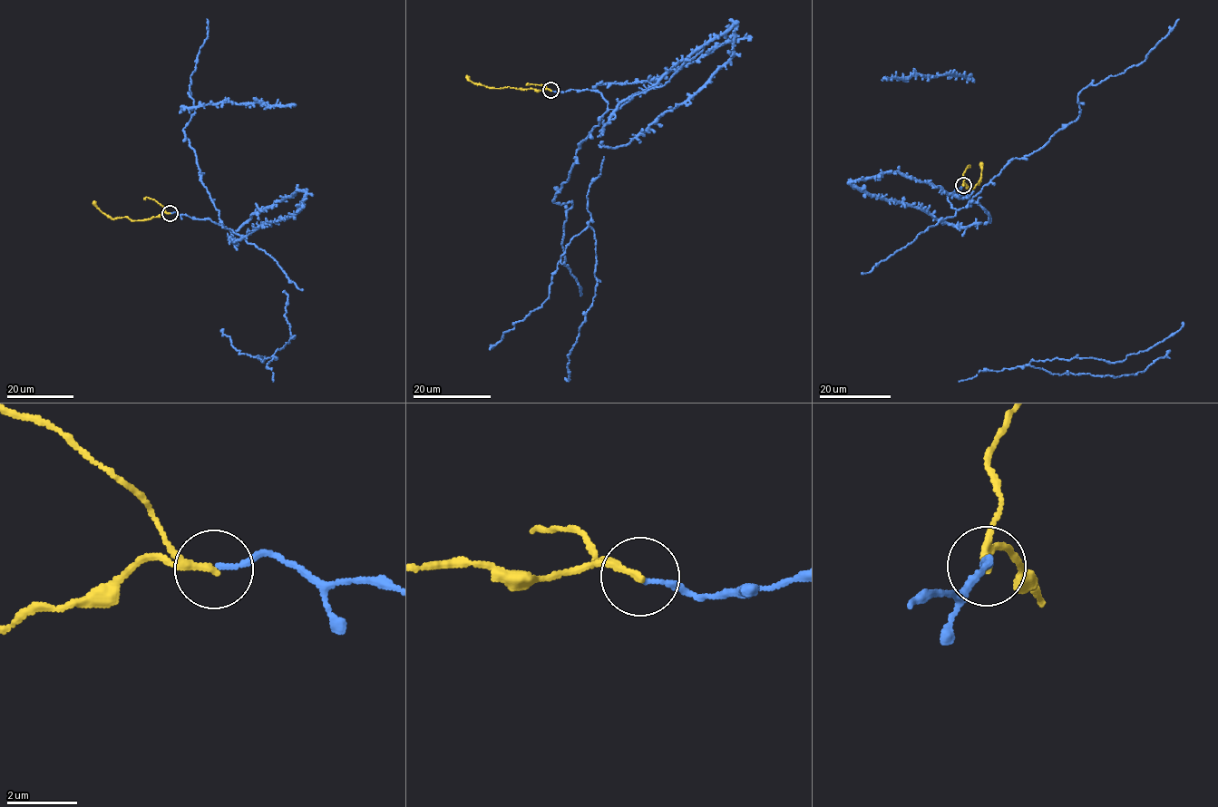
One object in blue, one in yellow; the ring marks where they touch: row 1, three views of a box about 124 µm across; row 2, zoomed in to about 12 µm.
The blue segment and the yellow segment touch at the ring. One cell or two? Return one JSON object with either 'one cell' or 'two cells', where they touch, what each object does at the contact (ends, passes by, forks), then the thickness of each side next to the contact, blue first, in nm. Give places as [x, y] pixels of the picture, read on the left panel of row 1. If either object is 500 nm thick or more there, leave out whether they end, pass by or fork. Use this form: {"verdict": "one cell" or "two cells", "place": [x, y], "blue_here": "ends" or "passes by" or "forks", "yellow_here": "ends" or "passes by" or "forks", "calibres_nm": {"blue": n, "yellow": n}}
{"verdict": "one cell", "place": [170, 213], "blue_here": "ends", "yellow_here": "ends", "calibres_nm": {"blue": 140, "yellow": 200}}

